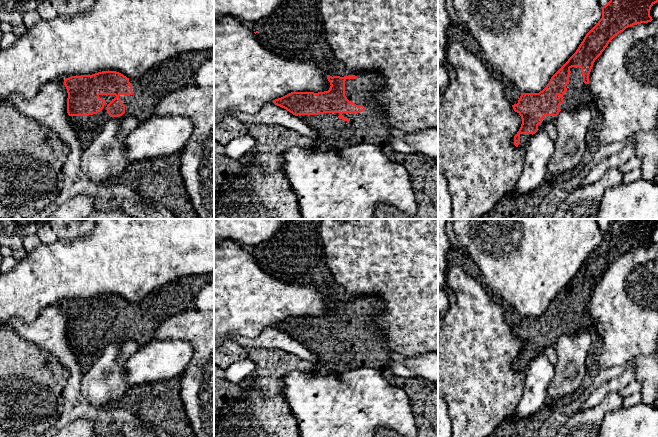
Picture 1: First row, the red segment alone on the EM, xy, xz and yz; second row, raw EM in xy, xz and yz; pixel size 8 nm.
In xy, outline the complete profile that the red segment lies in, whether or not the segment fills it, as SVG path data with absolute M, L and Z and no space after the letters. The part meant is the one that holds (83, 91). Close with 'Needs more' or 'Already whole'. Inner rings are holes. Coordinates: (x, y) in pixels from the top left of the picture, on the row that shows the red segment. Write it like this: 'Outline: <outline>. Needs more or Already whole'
Outline: M187 52L174 55L145 72L139 79L132 80L116 71L102 71L92 75L71 76L64 80L67 89L67 113L75 130L77 131L81 146L86 149L94 136L102 129L111 117L135 117L139 123L149 120L156 104L167 94L194 84L196 72L203 60L203 54Z. Needs more

